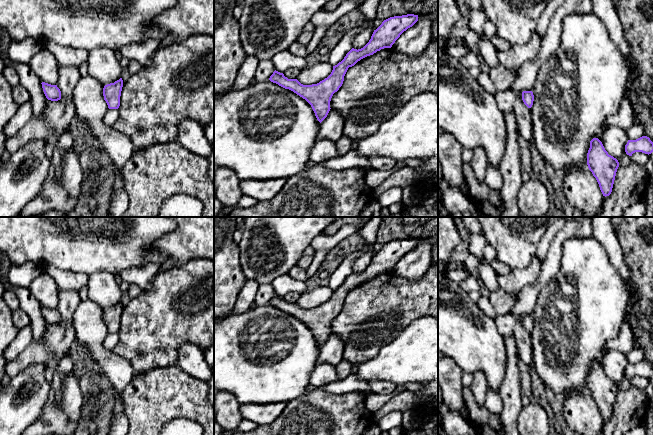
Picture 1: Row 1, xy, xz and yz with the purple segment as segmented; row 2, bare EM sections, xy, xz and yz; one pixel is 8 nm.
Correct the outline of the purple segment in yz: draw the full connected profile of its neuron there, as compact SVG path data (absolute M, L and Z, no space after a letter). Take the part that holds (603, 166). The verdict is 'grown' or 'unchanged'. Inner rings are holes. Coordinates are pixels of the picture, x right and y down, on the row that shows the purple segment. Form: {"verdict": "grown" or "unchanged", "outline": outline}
{"verdict": "unchanged", "outline": "M593 138L590 141L587 165L596 178L603 196L609 196L612 192L619 162L608 154L598 138Z"}

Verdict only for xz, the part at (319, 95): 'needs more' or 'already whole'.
already whole

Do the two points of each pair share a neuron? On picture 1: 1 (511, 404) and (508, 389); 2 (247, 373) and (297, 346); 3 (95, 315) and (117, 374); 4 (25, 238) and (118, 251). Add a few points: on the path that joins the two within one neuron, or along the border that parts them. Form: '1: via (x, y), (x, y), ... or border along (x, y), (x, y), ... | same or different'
1: via (511, 400), (511, 393) | same
2: via (260, 367), (278, 364), (287, 358) | same
3: via (95, 330), (95, 348), (105, 359) | same
4: via (48, 238), (65, 238), (70, 243), (95, 244) | same

